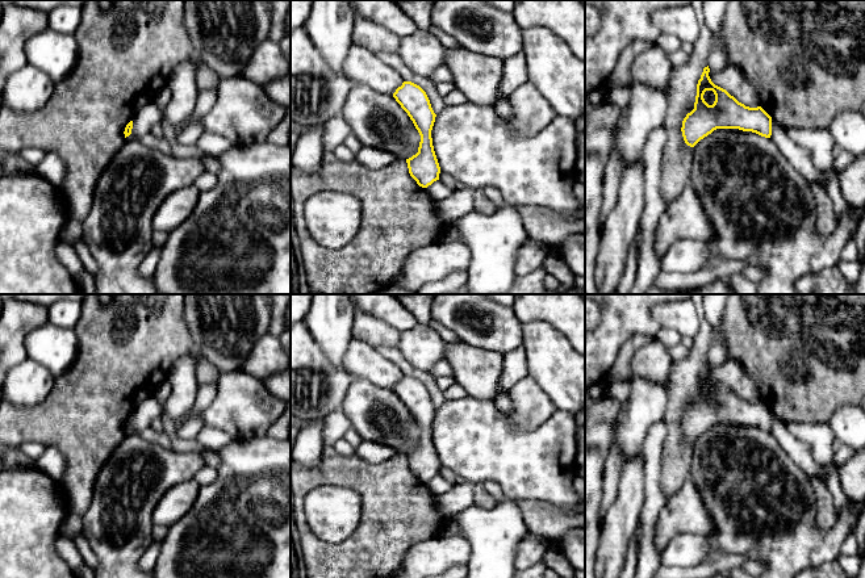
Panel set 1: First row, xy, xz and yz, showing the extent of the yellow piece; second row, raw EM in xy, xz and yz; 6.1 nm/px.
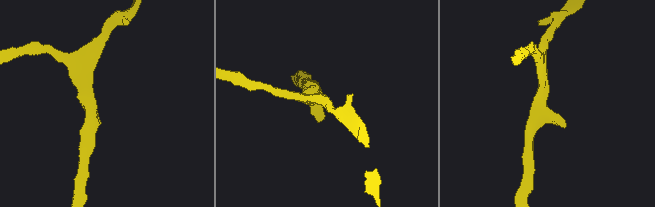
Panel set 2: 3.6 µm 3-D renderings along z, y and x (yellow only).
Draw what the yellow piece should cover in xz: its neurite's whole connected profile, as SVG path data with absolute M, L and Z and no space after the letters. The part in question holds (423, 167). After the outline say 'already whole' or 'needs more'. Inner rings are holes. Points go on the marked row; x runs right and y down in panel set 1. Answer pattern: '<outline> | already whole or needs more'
M404 81L393 93L396 101L408 113L421 135L418 152L406 159L410 176L422 188L439 180L440 167L434 151L431 130L436 114L426 92L411 81Z | already whole

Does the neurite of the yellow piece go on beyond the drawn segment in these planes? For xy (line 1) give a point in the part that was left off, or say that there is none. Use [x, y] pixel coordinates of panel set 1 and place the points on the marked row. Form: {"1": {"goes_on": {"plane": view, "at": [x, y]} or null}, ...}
{"1": {"goes_on": null}}

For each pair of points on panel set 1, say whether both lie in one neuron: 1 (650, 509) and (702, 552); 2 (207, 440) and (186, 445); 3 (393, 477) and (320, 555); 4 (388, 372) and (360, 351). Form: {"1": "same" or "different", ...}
{"1": "different", "2": "different", "3": "same", "4": "same"}

